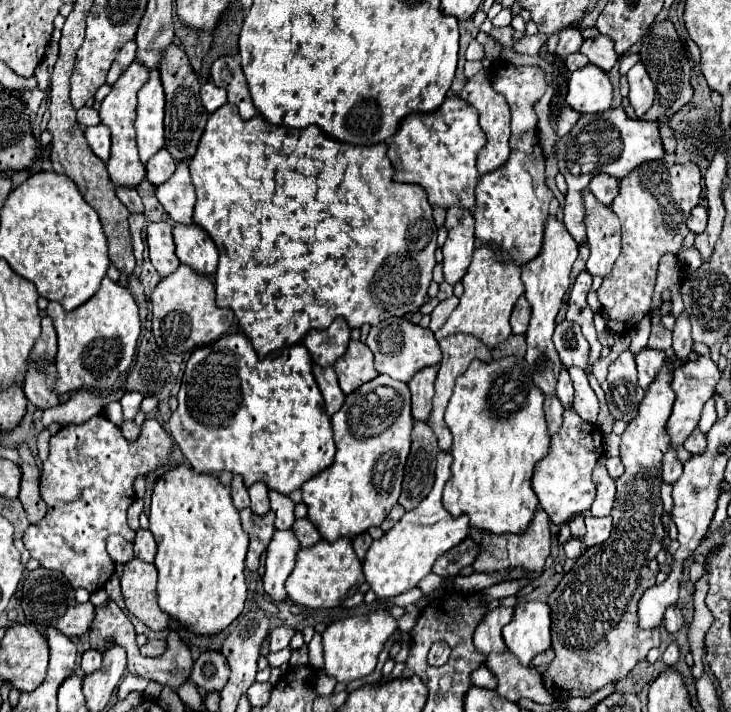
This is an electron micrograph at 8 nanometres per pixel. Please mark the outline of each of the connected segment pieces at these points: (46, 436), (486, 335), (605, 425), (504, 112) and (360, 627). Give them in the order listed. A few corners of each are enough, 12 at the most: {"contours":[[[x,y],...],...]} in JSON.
{"contours":[[[49,429],[37,435],[39,459],[45,461],[49,455]],[[475,247],[465,291],[435,333],[477,335],[489,347],[511,335],[523,295],[521,267]],[[594,375],[588,380],[600,407],[596,425],[603,435],[612,432],[615,420],[611,417],[605,393]],[[479,71],[457,93],[479,111],[487,145],[477,155],[481,175],[509,155],[511,111]],[[379,609],[331,623],[323,633],[325,673],[337,681],[371,675],[395,629],[393,619]]]}

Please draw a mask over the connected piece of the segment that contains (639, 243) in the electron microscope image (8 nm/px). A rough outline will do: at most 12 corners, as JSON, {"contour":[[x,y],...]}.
{"contour":[[641,163],[611,209],[623,249],[599,287],[627,333],[651,307],[657,265],[699,203],[695,163]]}

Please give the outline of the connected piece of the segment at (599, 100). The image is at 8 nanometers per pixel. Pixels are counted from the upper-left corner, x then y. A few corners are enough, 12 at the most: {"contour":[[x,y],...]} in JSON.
{"contour":[[595,65],[573,71],[565,101],[577,113],[611,109],[613,87]]}

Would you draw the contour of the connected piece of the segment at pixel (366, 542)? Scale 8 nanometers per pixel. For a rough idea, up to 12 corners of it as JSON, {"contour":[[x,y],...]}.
{"contour":[[369,533],[353,539],[353,549],[359,561],[371,547],[373,539]]}

